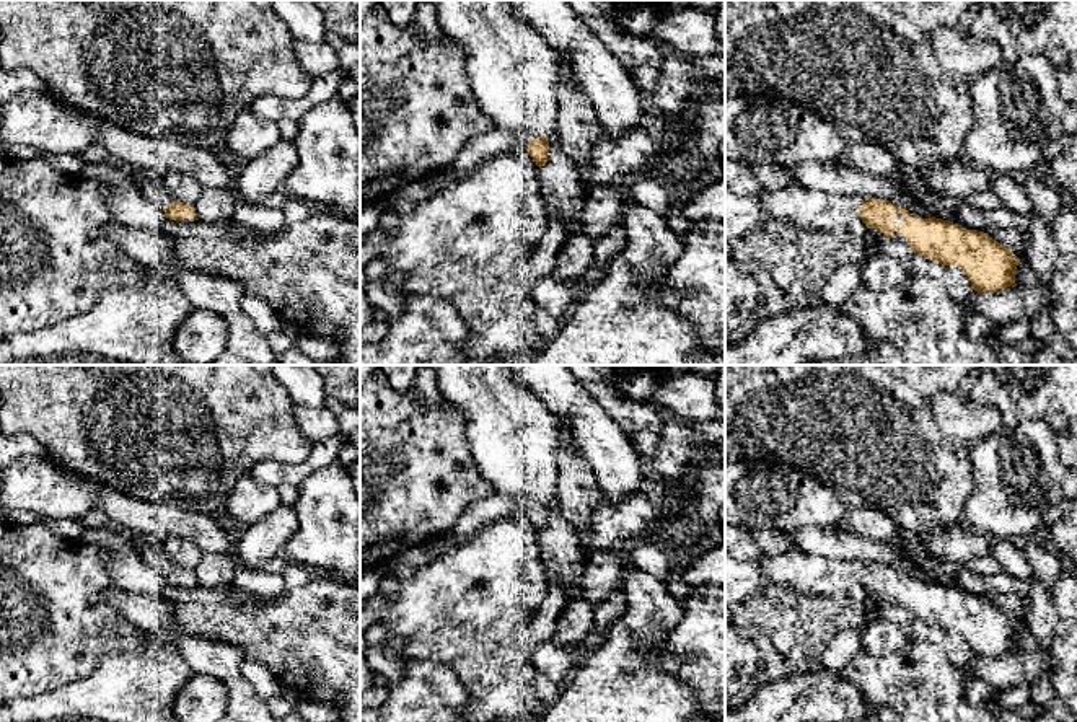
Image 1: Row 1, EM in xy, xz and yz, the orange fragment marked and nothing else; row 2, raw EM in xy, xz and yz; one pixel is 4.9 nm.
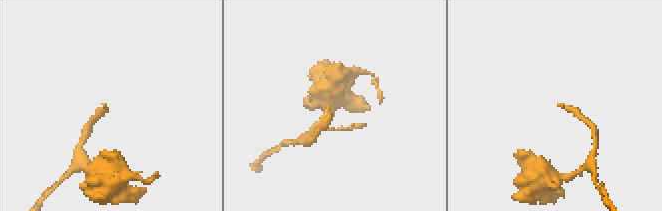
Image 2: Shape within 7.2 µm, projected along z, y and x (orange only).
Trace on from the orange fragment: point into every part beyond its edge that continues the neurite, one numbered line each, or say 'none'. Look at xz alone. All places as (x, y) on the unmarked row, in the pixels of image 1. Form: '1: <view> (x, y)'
1: xz (514, 439)

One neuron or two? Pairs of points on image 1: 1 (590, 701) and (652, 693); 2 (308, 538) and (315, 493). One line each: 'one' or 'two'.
1: one
2: one

